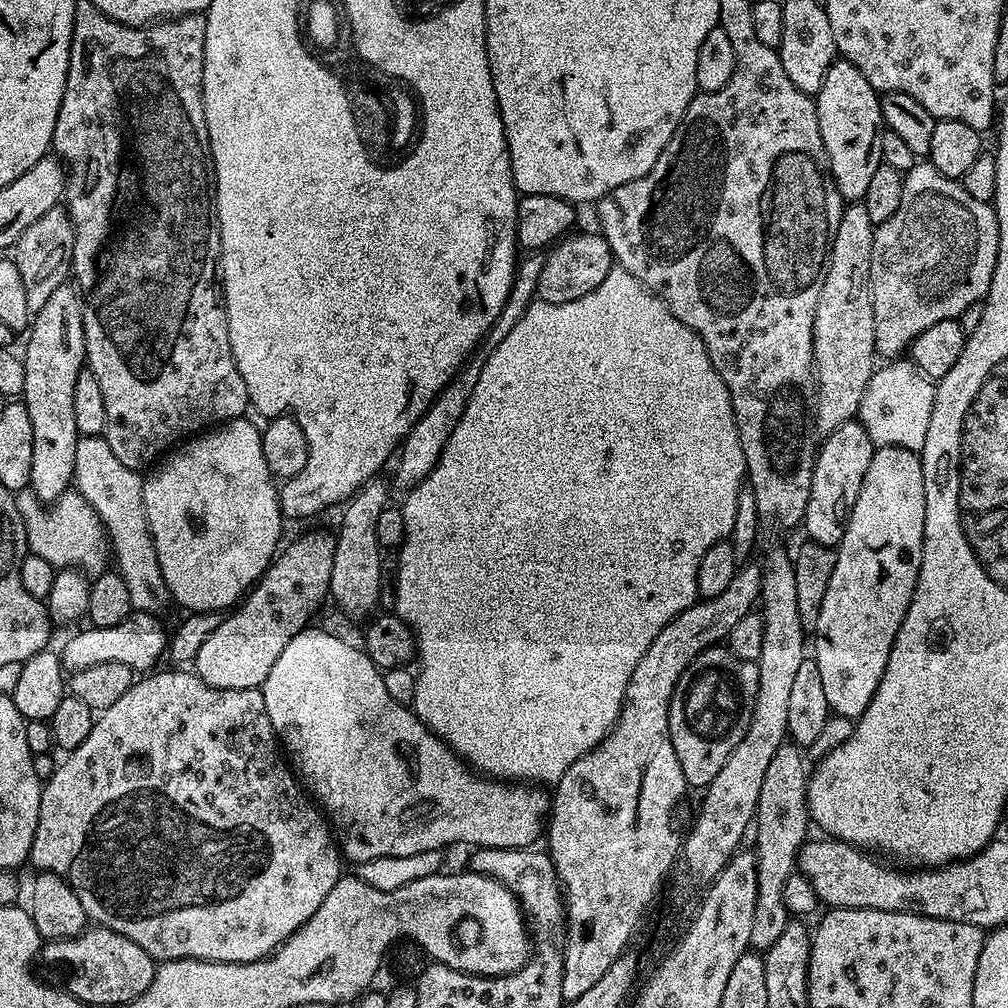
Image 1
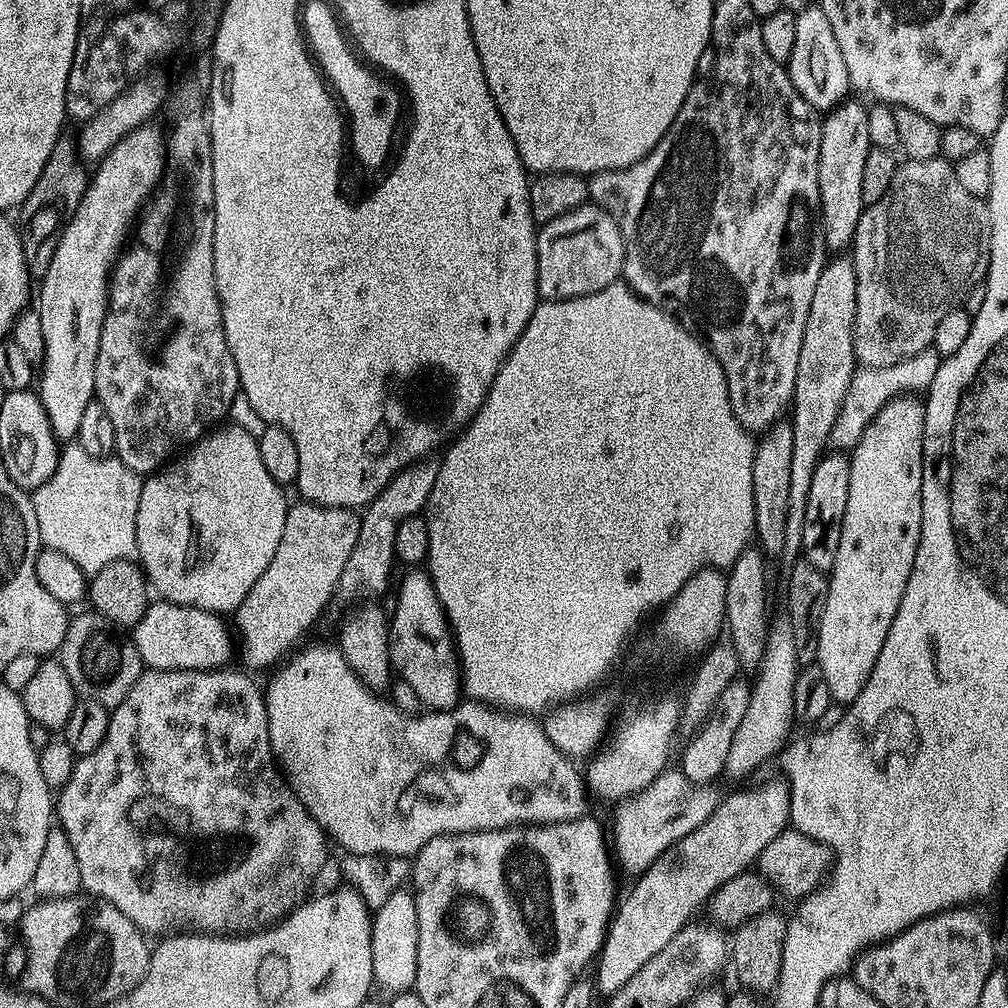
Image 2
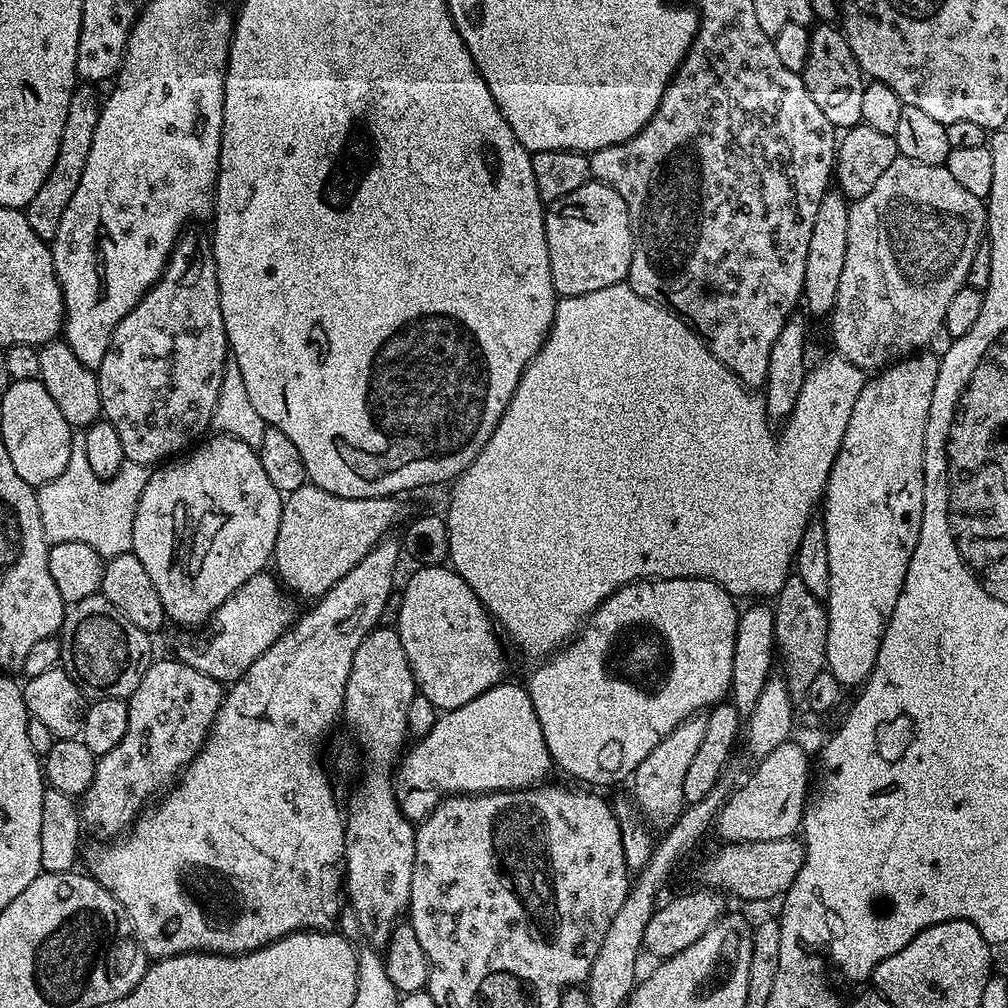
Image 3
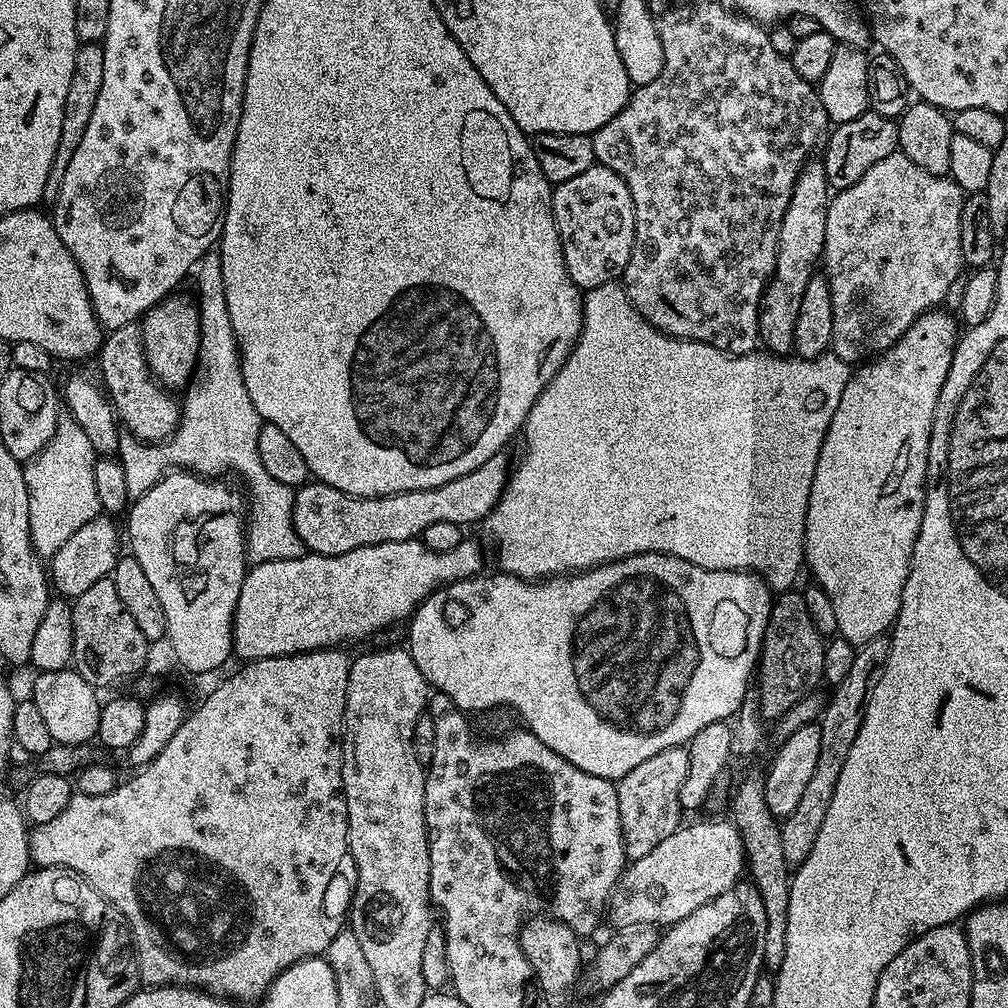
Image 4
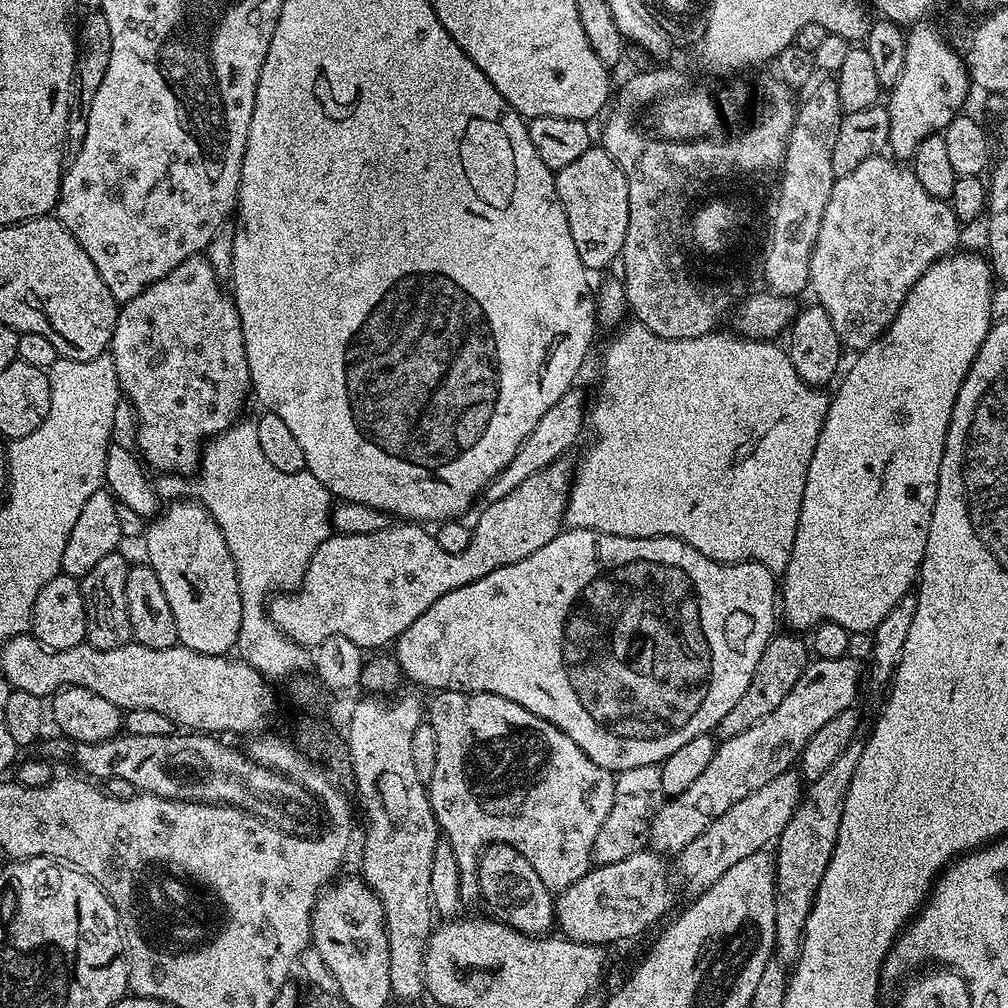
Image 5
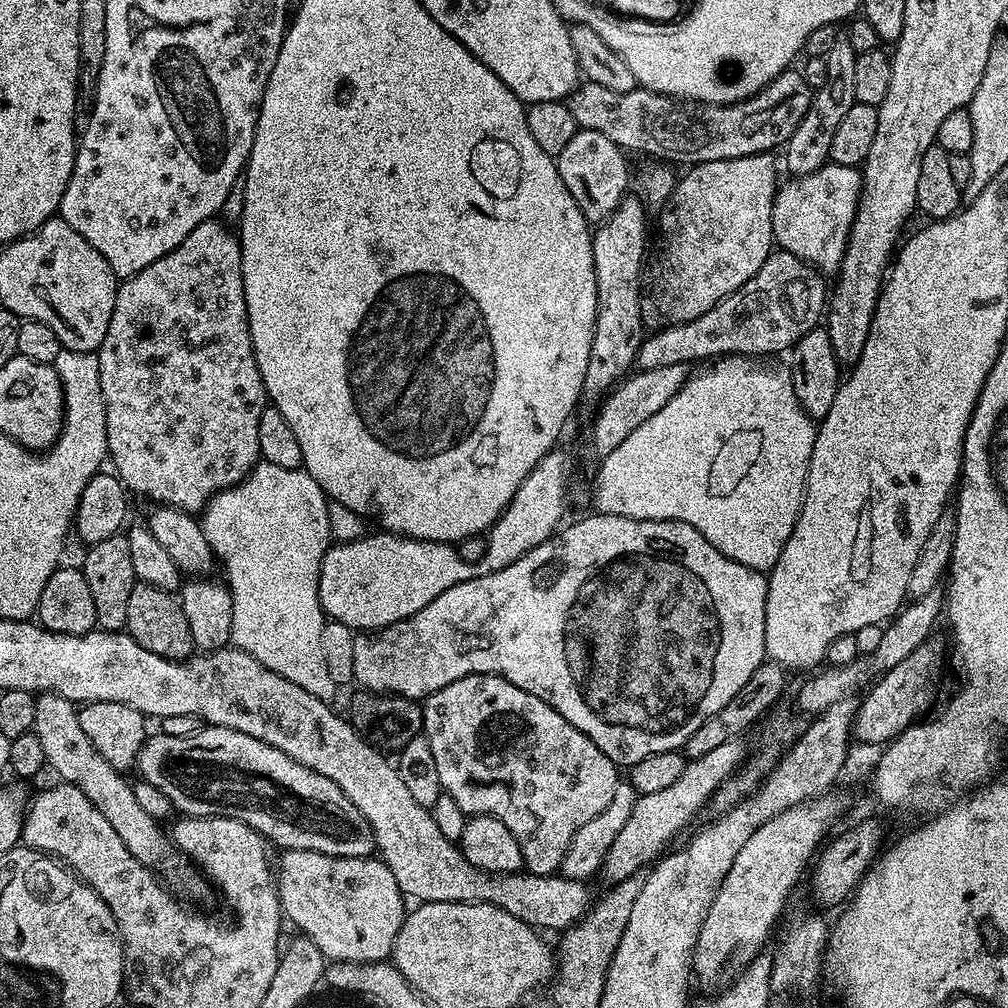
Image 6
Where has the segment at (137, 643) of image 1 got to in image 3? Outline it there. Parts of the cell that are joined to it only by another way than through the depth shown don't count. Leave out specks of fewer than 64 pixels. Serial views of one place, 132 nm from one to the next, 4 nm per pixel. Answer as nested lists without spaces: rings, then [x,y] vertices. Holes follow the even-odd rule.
[[[265,570],[254,574],[216,612],[210,621],[212,633],[208,636],[208,641],[203,644],[196,640],[193,644],[184,644],[178,652],[179,659],[185,664],[194,666],[194,670],[202,670],[210,678],[214,678],[218,683],[230,686],[257,660],[283,632],[292,627],[298,609],[290,604],[284,596],[285,589],[281,586],[277,577],[271,571]]]

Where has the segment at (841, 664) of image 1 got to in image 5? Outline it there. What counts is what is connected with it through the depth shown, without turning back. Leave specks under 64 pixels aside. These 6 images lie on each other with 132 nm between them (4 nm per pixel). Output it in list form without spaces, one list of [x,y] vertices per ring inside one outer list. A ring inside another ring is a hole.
[[[957,251],[950,256],[943,256],[937,264],[931,264],[918,278],[918,282],[906,294],[898,314],[890,326],[873,344],[859,349],[856,361],[843,373],[842,379],[835,385],[836,393],[831,393],[828,401],[828,413],[810,466],[806,474],[806,490],[802,494],[802,506],[798,518],[798,530],[794,534],[794,550],[790,562],[782,573],[782,616],[788,619],[789,629],[805,628],[811,630],[823,620],[838,622],[847,632],[872,632],[894,610],[894,606],[908,592],[913,591],[920,575],[920,563],[926,550],[926,538],[930,534],[930,518],[934,514],[934,502],[938,498],[938,470],[942,466],[942,450],[946,446],[946,430],[950,426],[950,414],[958,398],[958,390],[994,323],[990,310],[994,277],[989,261],[983,255],[975,256],[972,252]]]

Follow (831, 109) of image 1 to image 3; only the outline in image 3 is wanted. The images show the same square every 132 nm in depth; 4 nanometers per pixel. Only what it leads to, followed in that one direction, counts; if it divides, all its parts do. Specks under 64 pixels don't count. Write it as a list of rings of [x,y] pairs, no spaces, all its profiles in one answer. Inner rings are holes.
[[[839,190],[828,191],[822,198],[822,206],[818,206],[818,214],[814,217],[814,234],[810,234],[810,250],[806,250],[806,278],[802,297],[803,307],[808,307],[809,317],[831,317],[832,307],[836,305],[838,282],[842,282],[842,262],[846,258],[846,226],[850,226],[849,207],[848,197]]]

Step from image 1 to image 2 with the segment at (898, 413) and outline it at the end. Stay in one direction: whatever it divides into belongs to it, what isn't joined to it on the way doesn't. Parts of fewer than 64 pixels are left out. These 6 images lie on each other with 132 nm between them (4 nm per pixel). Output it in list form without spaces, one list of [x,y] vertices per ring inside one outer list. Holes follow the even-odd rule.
[[[930,346],[894,366],[882,366],[881,368],[857,367],[852,376],[850,386],[846,390],[846,398],[840,407],[840,417],[832,427],[831,447],[836,450],[851,450],[862,438],[866,426],[895,396],[901,394],[927,393],[930,382],[934,382],[934,374],[940,369],[941,355],[935,347]]]

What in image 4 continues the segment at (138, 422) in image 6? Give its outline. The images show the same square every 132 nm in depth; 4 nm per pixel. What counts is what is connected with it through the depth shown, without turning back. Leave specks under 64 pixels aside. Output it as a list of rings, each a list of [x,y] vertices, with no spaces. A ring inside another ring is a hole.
[[[180,294],[169,295],[144,313],[139,329],[144,338],[144,357],[149,372],[165,388],[183,389],[193,379],[196,362],[200,359],[200,319],[195,303],[191,299],[183,300]]]

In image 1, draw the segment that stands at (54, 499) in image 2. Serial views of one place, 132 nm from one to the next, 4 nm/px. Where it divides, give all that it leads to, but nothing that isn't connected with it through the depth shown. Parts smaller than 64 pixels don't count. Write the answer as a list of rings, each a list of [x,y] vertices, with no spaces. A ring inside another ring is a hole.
[[[26,487],[15,493],[16,505],[28,525],[28,550],[33,556],[46,558],[57,570],[79,570],[85,574],[105,571],[110,560],[110,540],[95,508],[77,490],[63,492],[57,500],[47,506]],[[92,572],[92,573],[91,573]]]

